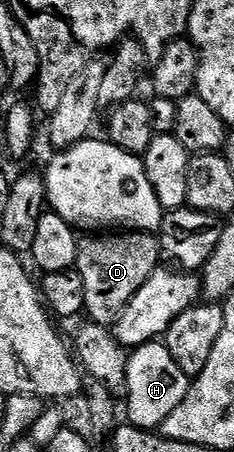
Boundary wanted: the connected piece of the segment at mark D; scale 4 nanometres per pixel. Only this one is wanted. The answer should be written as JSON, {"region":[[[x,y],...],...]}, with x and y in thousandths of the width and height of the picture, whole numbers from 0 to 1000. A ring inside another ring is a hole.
{"region":[[[462,513],[440,522],[376,522],[346,533],[316,595],[350,611],[350,637],[368,637],[372,701],[423,721],[474,723],[513,692],[556,673],[556,664],[624,628],[624,619],[675,595],[692,580],[684,531],[650,513]]]}

